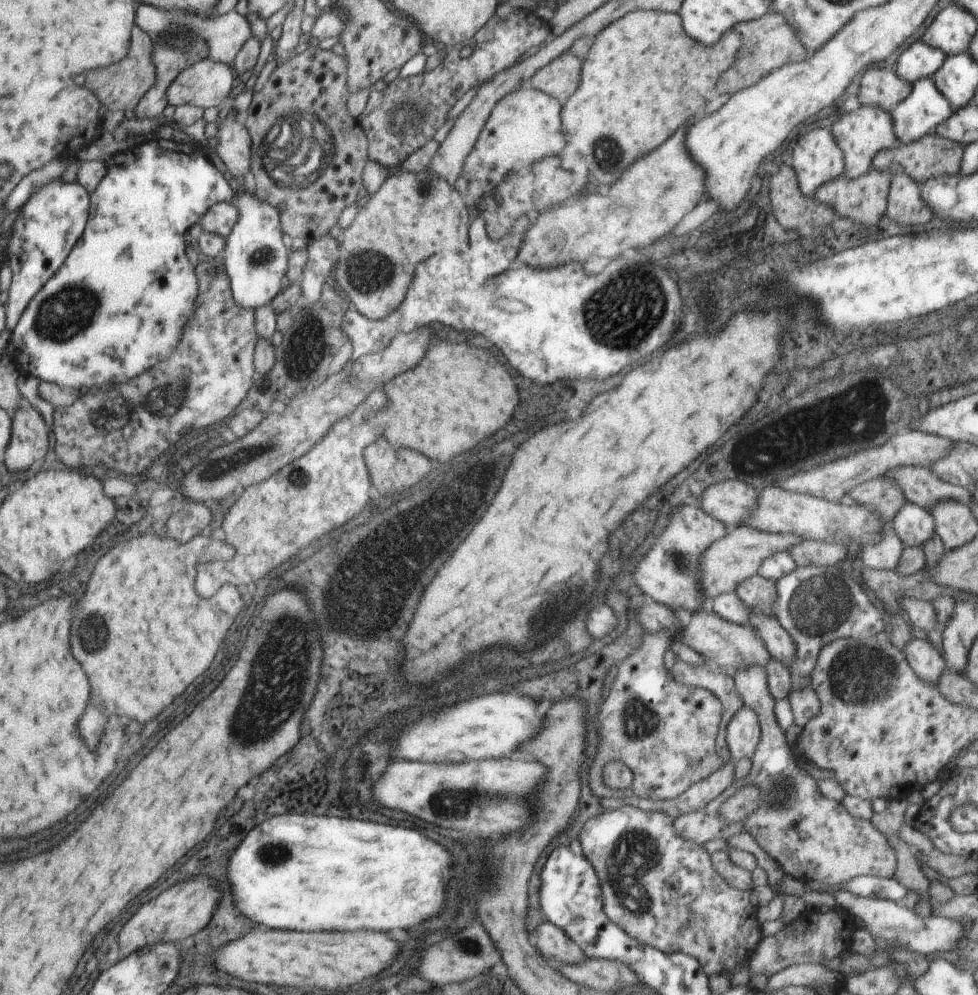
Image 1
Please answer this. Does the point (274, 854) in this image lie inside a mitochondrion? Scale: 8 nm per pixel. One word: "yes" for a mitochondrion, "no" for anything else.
yes

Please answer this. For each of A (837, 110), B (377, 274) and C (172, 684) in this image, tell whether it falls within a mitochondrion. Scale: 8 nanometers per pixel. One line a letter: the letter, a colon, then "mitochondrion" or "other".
A: other
B: mitochondrion
C: other

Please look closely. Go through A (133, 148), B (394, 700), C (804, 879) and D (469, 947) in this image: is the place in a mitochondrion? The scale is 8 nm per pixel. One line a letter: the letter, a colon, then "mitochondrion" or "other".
A: other
B: other
C: other
D: mitochondrion

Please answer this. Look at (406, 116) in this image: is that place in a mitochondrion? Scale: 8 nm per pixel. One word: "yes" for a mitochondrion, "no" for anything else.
yes

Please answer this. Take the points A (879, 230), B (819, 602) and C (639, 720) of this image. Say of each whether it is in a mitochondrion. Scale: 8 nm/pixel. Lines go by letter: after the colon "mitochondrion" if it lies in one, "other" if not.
A: other
B: mitochondrion
C: mitochondrion

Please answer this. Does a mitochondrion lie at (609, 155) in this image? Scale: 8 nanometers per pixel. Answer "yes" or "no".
yes

